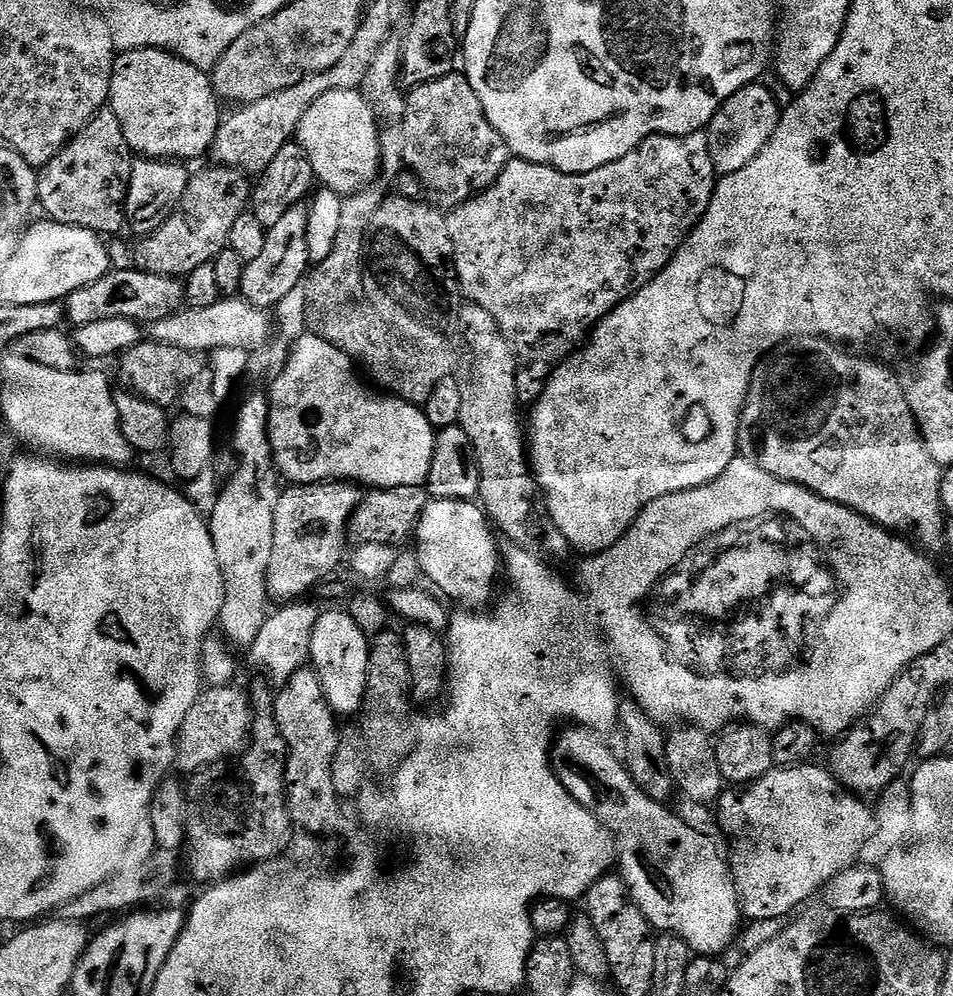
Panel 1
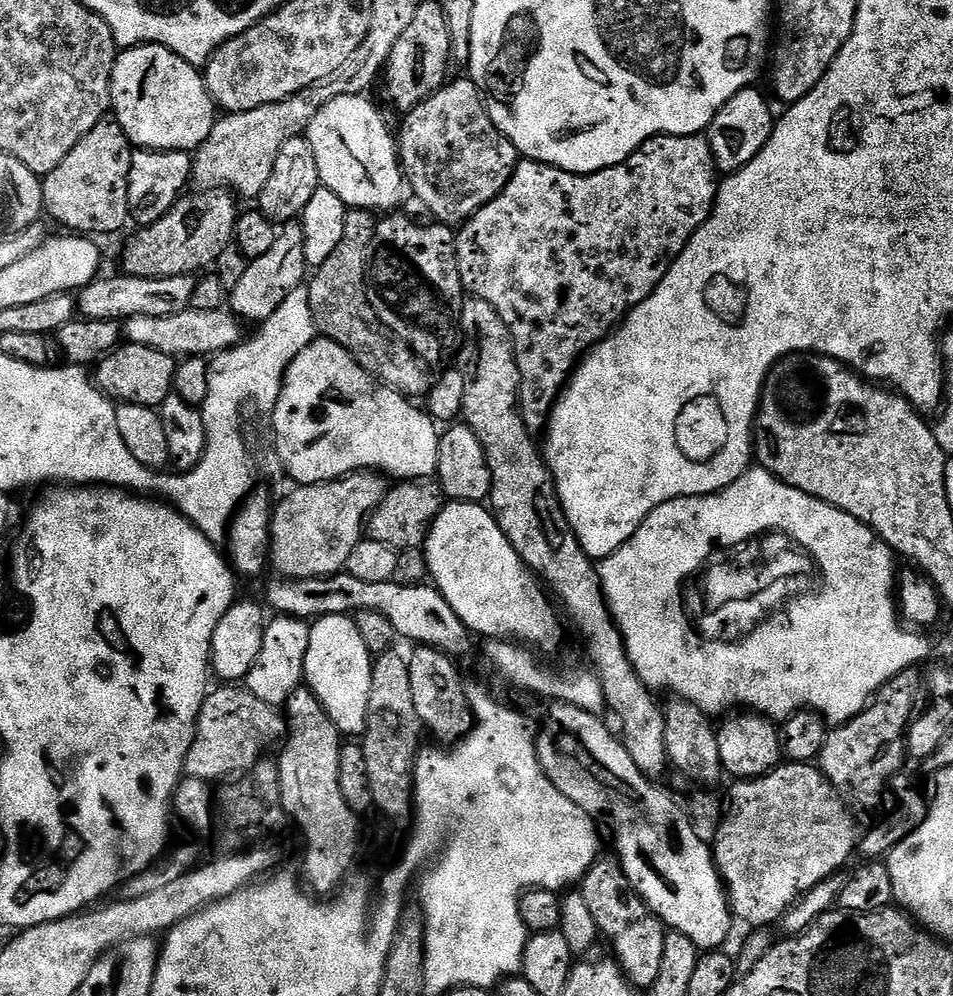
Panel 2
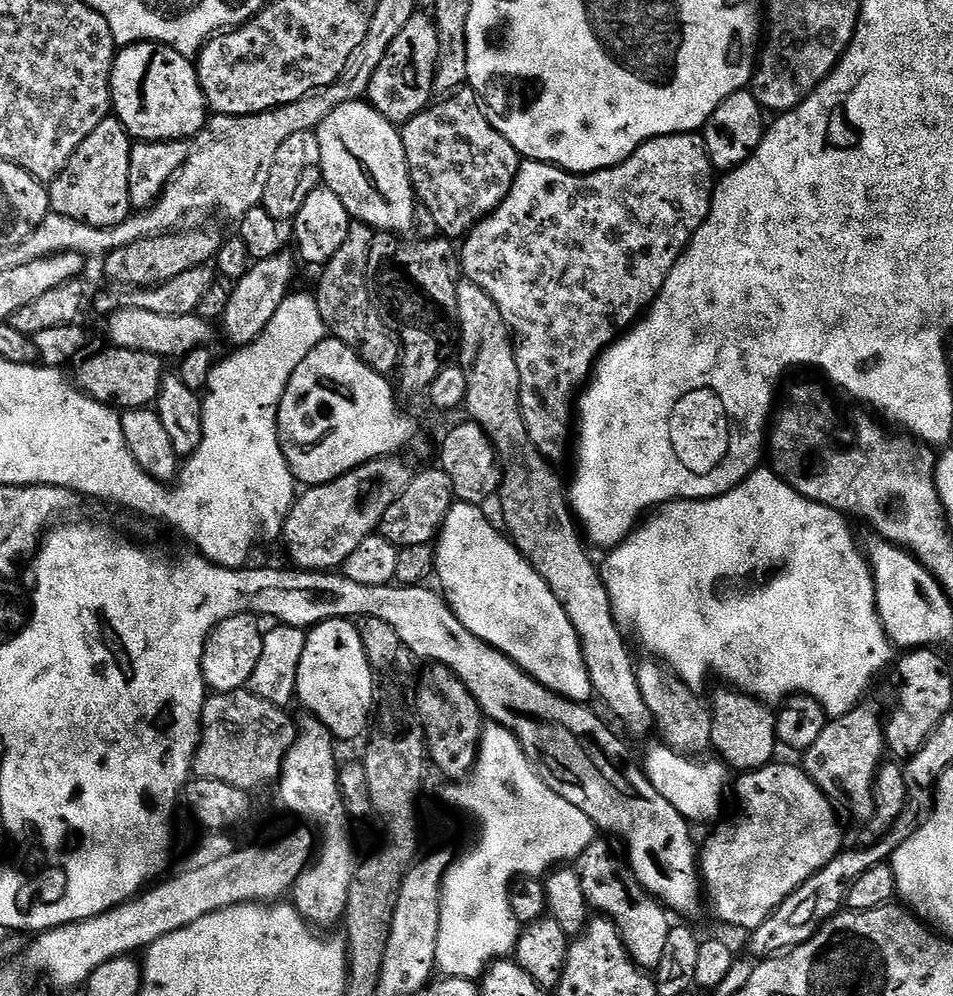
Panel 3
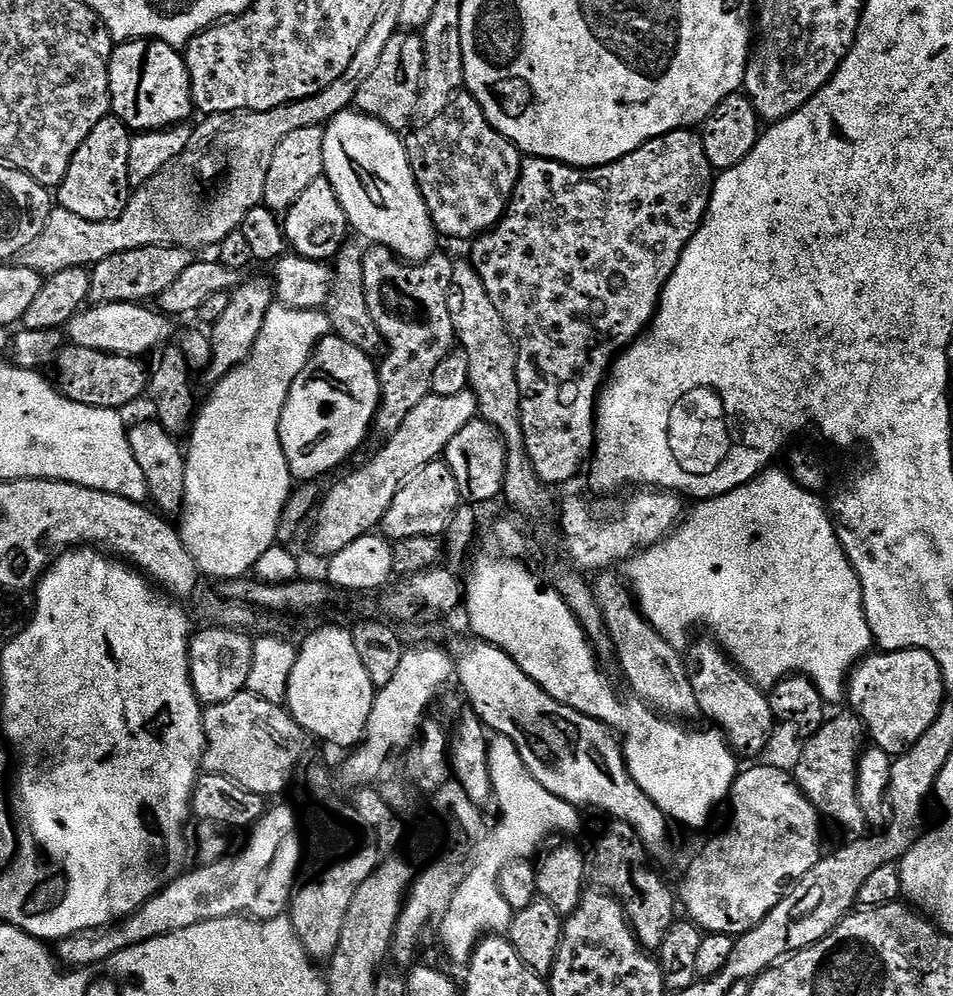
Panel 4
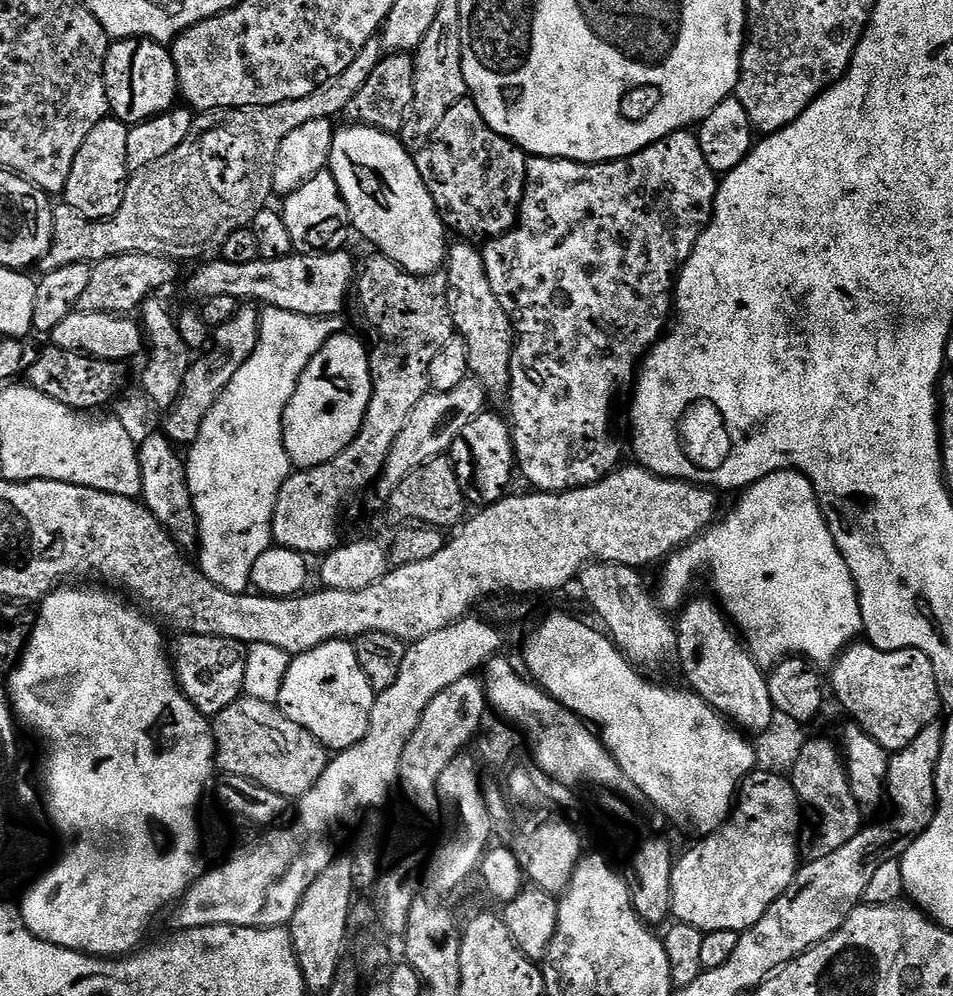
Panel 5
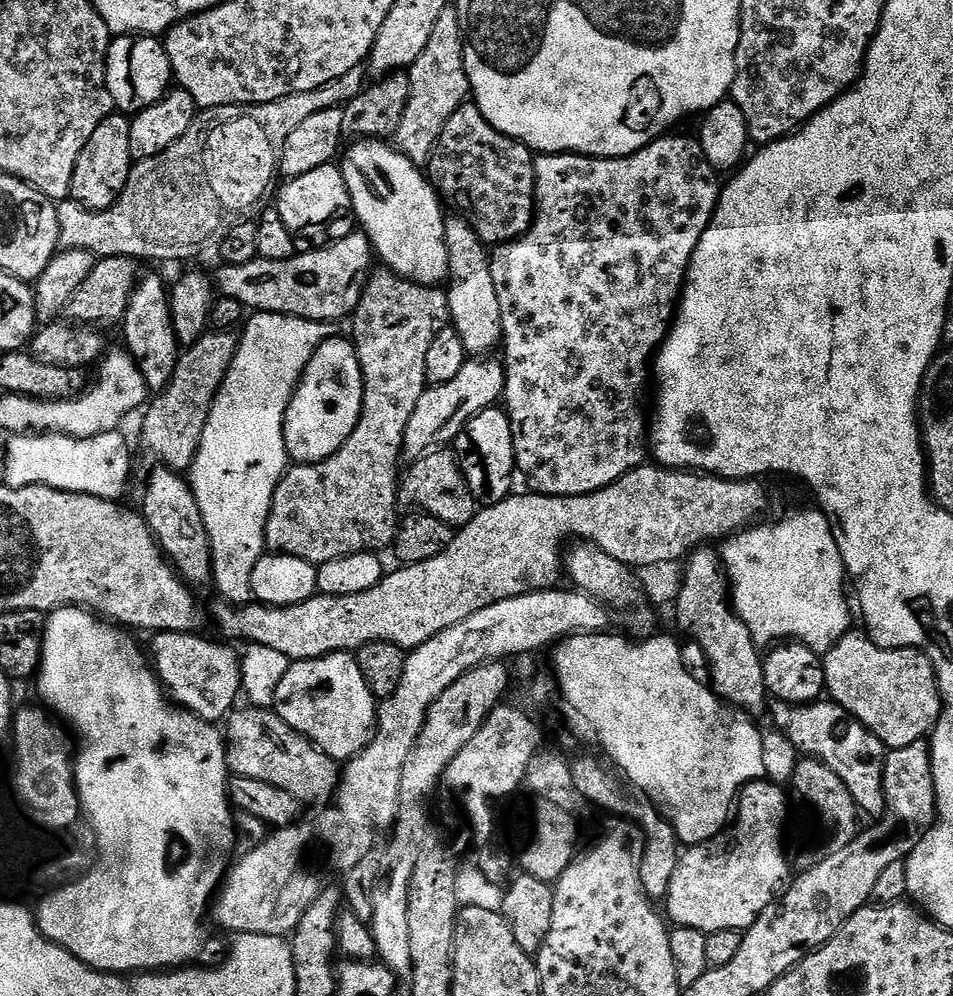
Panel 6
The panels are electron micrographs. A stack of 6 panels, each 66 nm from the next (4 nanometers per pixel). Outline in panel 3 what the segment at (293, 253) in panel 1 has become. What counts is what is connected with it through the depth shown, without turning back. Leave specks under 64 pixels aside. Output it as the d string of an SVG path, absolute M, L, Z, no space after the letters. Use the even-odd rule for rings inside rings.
M281 250L275 256L255 261L252 269L231 285L230 302L226 302L222 325L224 324L224 336L232 346L243 346L254 342L258 334L266 330L270 318L274 318L274 310L278 310L278 306L282 306L284 299L290 295L290 289L293 287L292 275L296 272L297 261L293 253L289 252Z

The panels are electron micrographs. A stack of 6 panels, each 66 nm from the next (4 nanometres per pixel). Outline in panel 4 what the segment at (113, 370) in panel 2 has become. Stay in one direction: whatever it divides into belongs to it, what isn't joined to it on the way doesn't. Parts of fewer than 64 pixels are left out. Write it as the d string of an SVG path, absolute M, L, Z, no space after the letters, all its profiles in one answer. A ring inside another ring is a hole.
M75 346L61 348L54 365L54 383L61 394L79 404L95 408L124 410L148 390L149 369L145 361L135 356L110 354L102 350L86 350Z

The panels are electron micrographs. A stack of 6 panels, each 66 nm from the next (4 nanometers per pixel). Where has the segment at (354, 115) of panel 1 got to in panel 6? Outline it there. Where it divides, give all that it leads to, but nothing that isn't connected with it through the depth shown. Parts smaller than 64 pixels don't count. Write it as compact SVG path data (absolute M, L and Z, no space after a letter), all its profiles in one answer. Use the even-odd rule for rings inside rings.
M361 139L339 161L340 173L344 176L350 194L353 217L361 231L371 241L375 255L385 263L389 271L416 284L441 285L448 277L449 248L446 246L445 219L442 200L427 175L393 145L379 140Z

